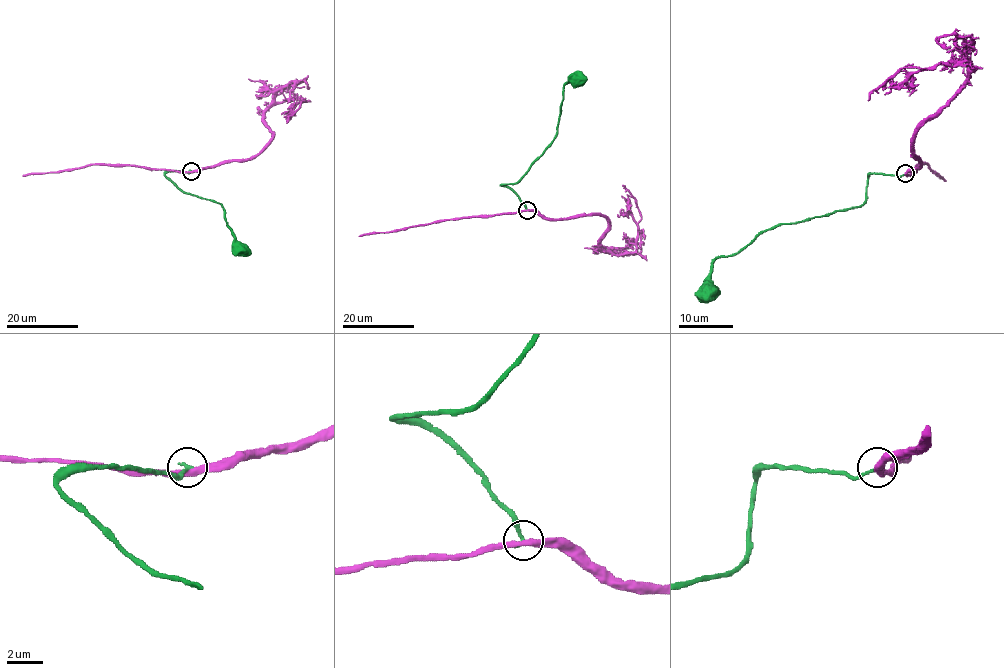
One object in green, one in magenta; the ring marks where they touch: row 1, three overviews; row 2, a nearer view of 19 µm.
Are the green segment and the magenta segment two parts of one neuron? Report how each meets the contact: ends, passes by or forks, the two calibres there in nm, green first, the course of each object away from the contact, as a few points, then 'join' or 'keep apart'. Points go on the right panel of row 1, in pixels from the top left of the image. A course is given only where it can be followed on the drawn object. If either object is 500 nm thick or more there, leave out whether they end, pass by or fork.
green ends | magenta passes by | 200/360 nm | green via (905, 173), (871, 173), (867, 196), (860, 206), (763, 230), (736, 254), (713, 263), (708, 292) | magenta via (905, 174), (919, 166), (913, 133), (954, 95), (972, 67), (900, 68), (868, 101) | keep apart

